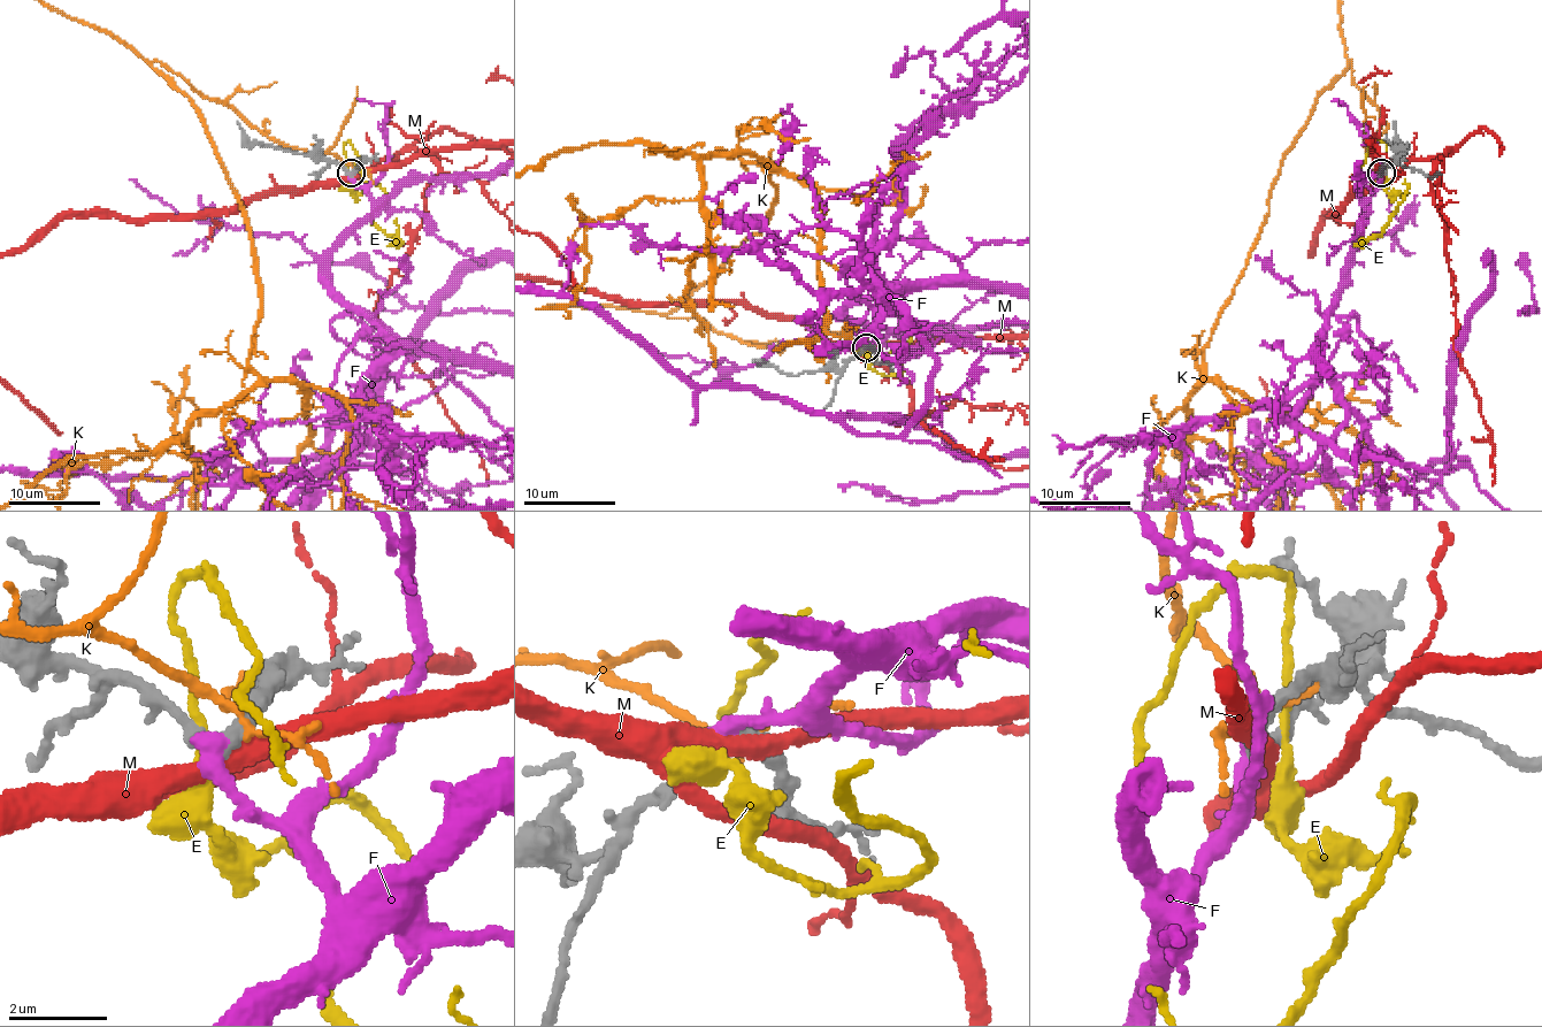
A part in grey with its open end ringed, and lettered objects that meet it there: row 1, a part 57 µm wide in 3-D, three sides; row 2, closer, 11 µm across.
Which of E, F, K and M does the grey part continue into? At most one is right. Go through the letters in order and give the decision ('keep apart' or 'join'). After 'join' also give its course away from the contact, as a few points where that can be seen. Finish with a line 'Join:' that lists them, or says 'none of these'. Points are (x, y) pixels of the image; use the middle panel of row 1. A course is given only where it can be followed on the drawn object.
E: keep apart
F: join
K: keep apart
M: keep apart
Join: F

